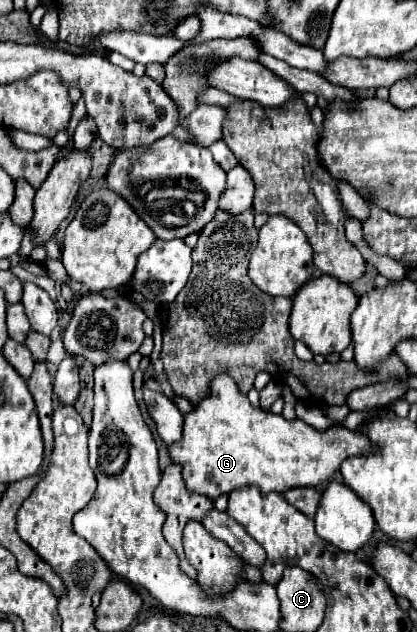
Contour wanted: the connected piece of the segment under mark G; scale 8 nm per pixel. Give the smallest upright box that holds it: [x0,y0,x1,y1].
[170,376,374,498]

